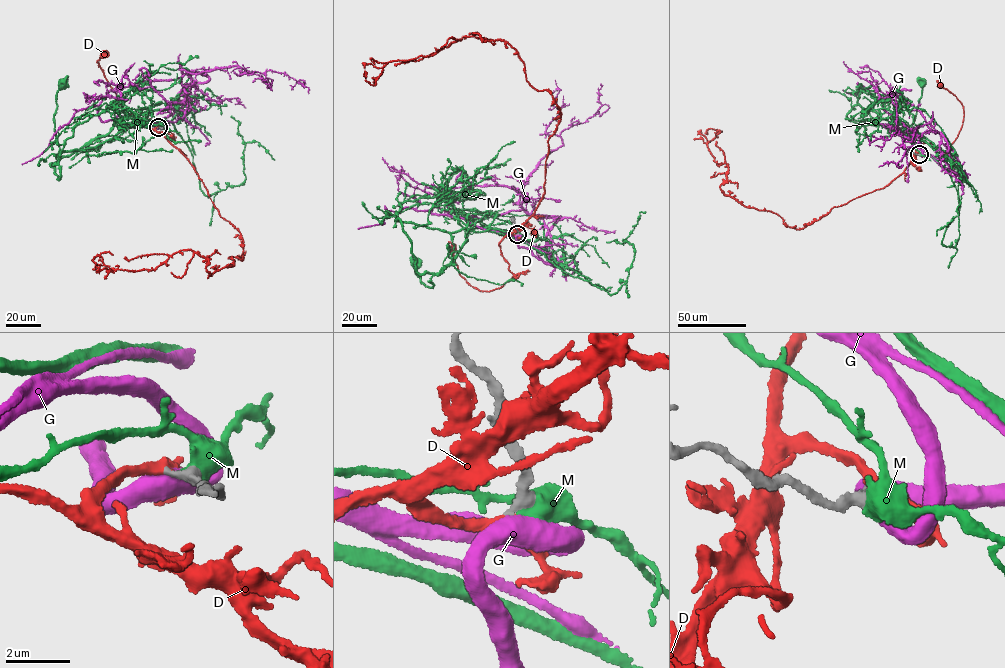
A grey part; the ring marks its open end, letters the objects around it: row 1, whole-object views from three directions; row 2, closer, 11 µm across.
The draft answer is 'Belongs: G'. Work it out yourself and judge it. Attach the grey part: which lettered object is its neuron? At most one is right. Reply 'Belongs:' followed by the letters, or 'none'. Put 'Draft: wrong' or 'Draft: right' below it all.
Belongs: D
Draft: wrong

